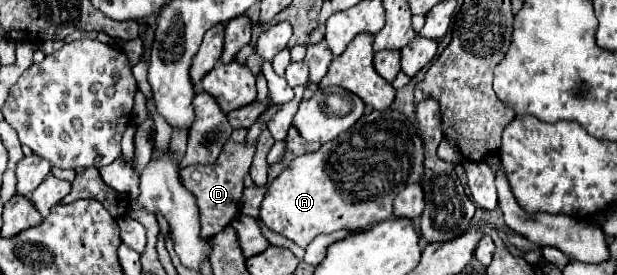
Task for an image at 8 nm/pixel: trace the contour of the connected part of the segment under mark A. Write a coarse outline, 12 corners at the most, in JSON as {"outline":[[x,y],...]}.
{"outline":[[373,110],[291,160],[259,216],[307,248],[389,220],[415,126]]}

